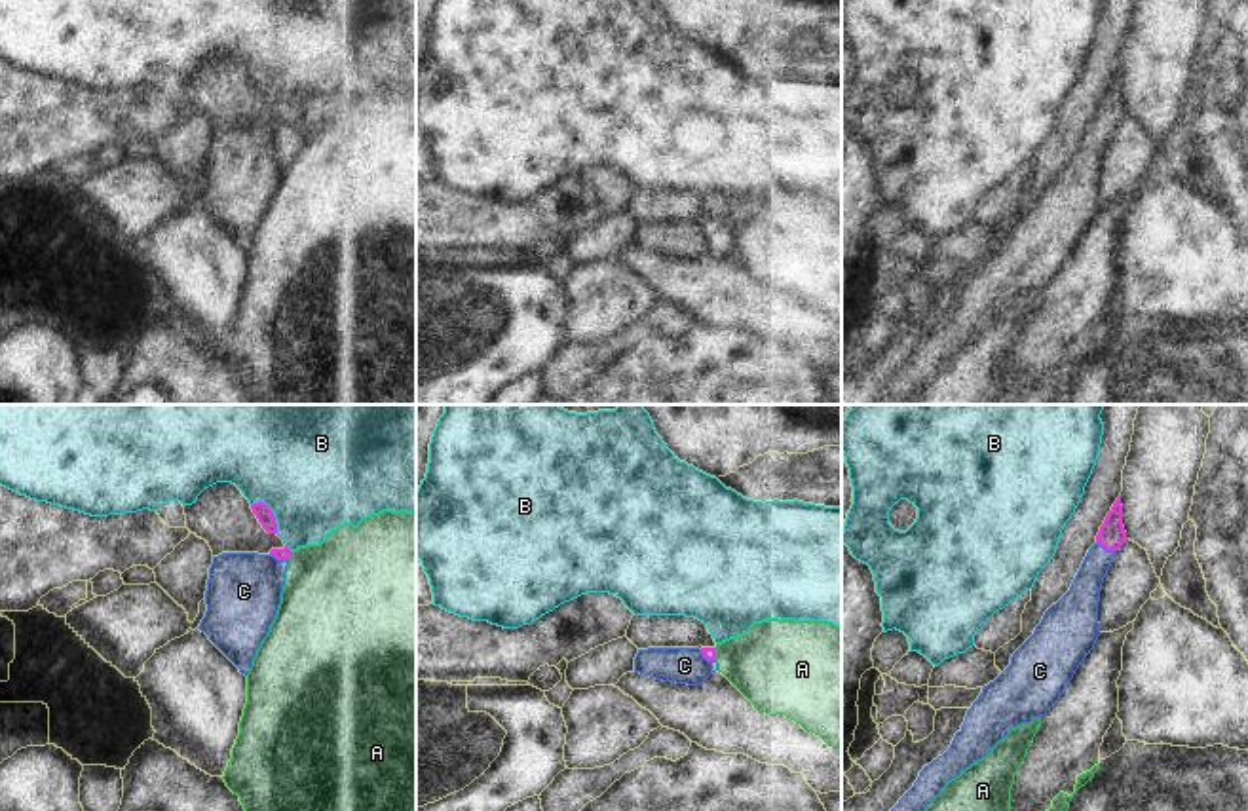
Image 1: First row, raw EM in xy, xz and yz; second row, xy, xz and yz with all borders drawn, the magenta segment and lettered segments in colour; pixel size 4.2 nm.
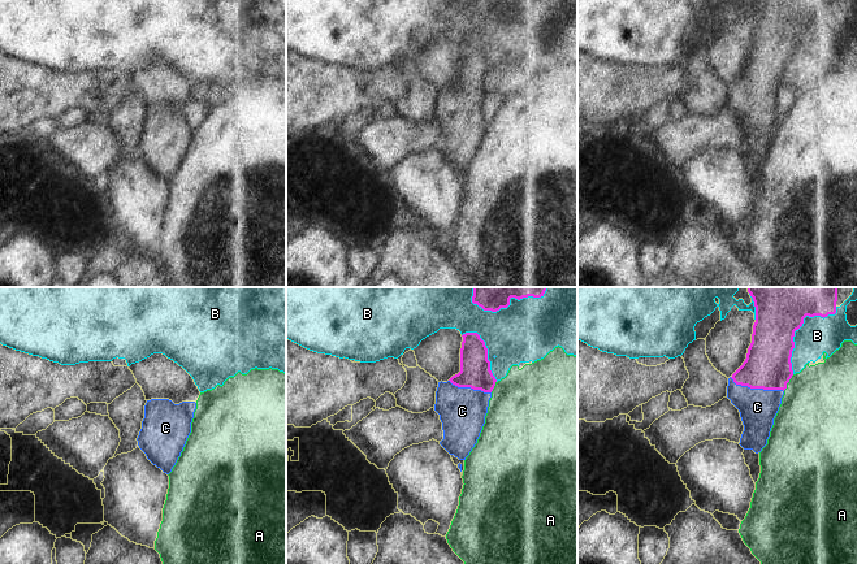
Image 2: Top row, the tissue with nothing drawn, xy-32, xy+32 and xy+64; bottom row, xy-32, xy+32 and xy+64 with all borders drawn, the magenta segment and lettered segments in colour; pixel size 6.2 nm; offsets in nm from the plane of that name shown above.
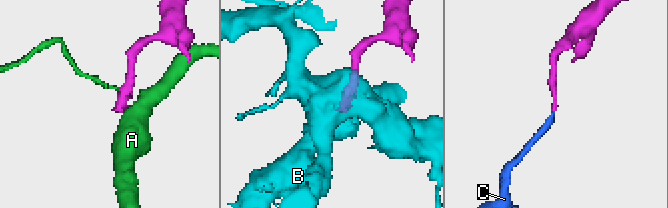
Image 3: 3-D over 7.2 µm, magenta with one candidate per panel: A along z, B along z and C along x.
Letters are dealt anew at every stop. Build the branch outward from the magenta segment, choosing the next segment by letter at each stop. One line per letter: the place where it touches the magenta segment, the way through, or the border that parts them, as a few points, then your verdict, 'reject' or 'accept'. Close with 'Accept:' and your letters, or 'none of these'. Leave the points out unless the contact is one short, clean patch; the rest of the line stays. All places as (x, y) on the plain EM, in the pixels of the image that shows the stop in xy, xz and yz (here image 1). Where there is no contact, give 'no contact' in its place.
A: contact xy (291, 130); border xy (293, 126), (287, 133); reject
B: contact xy (276, 97); reject
C: contact yz (1106, 124); way yz (1112, 109), (1106, 124), (1089, 152), (1081, 175); accept
Accept: C

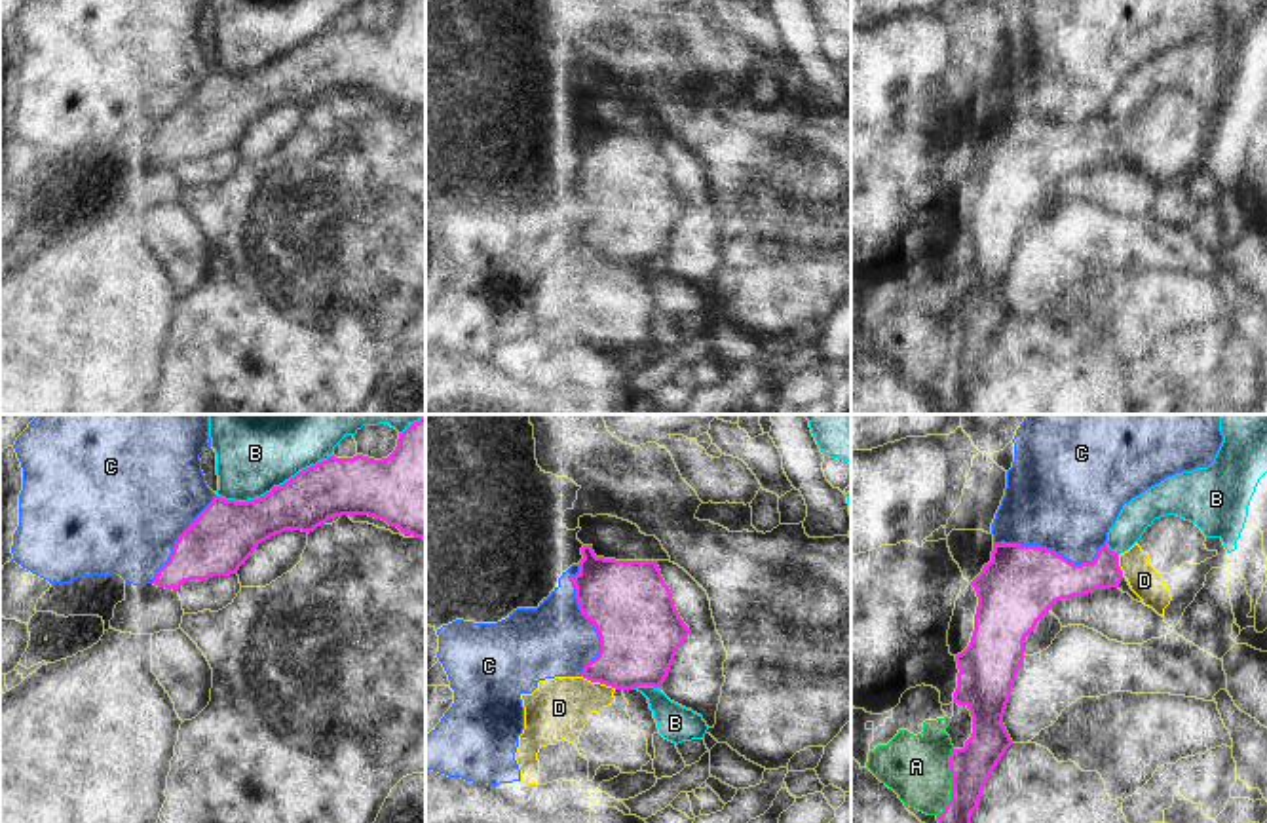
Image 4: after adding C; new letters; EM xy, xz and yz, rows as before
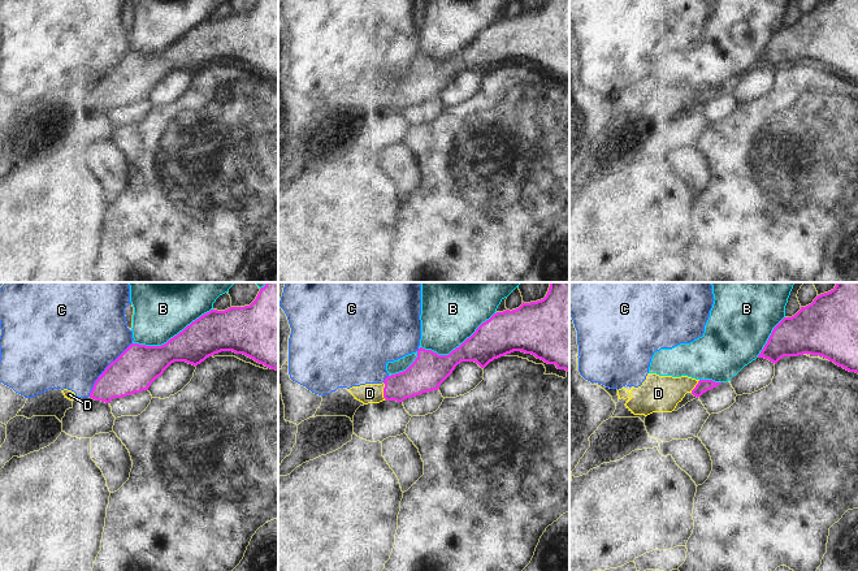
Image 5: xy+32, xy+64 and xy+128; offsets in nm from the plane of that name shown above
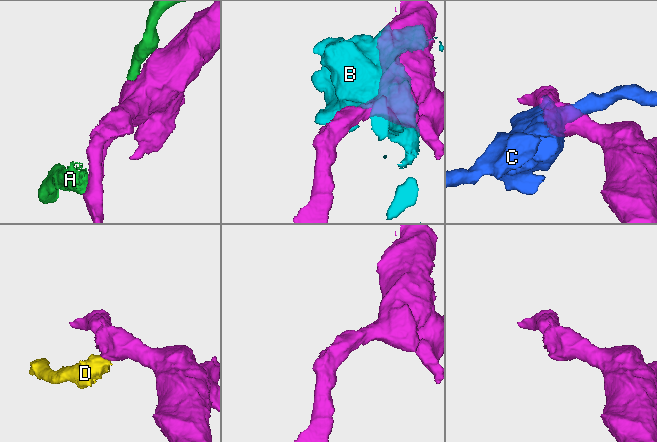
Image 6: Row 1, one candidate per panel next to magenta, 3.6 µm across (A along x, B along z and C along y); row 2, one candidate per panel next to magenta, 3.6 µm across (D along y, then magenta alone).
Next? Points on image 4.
A: contact yz (952, 356); reject
B: contact xy (274, 61); reject
C: contact xz (587, 192); reject
D: contact xz (599, 255); border xz (582, 249), (616, 263); reject
Accept: none of these

